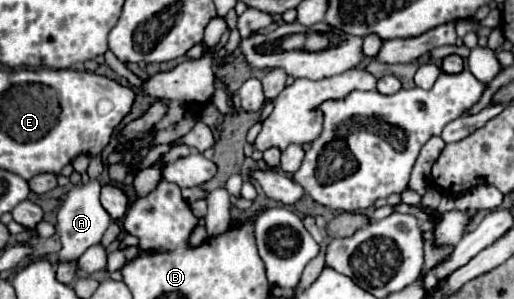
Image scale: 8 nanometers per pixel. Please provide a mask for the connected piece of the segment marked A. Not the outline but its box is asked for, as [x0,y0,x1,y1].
[56,180,112,262]

